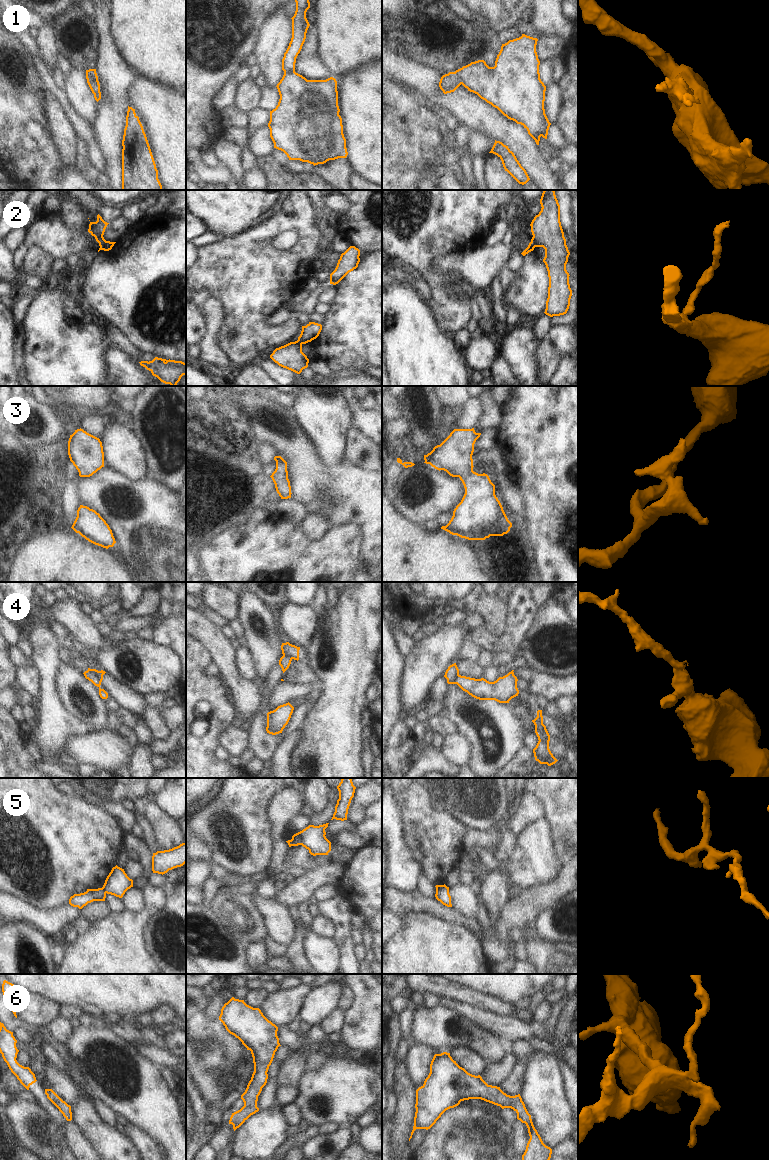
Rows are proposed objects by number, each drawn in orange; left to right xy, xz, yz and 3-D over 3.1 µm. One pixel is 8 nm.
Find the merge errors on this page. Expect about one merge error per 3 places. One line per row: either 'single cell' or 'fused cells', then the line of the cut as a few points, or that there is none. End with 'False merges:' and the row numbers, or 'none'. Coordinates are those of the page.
1: single cell; no cut
2: fused cells; cut in xy along (105, 240), (100, 249)
3: single cell; no cut
4: fused cells; cut in xy along (87, 670), (95, 676), (100, 684)
5: fused cells; cut in xz along (298, 832), (301, 844)
6: single cell; no cut
False merges: 2, 4, 5

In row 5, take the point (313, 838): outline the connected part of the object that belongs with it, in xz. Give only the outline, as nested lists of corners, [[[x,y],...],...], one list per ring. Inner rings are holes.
[[[328,824],[309,825],[299,832],[301,845],[308,849],[311,855],[328,855],[331,851],[331,842],[325,836],[325,829],[328,827]]]

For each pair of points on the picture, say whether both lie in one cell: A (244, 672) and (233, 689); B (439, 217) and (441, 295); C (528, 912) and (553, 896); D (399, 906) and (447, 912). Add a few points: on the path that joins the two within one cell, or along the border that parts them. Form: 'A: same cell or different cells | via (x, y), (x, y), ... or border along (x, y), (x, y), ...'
A: different cells | border along (235, 653), (238, 674), (246, 680), (255, 681)
B: same cell | via (439, 236), (439, 248), (428, 259), (433, 276)
C: same cell | via (534, 906), (543, 897), (547, 896)
D: same cell | via (411, 905), (430, 905), (435, 907)

